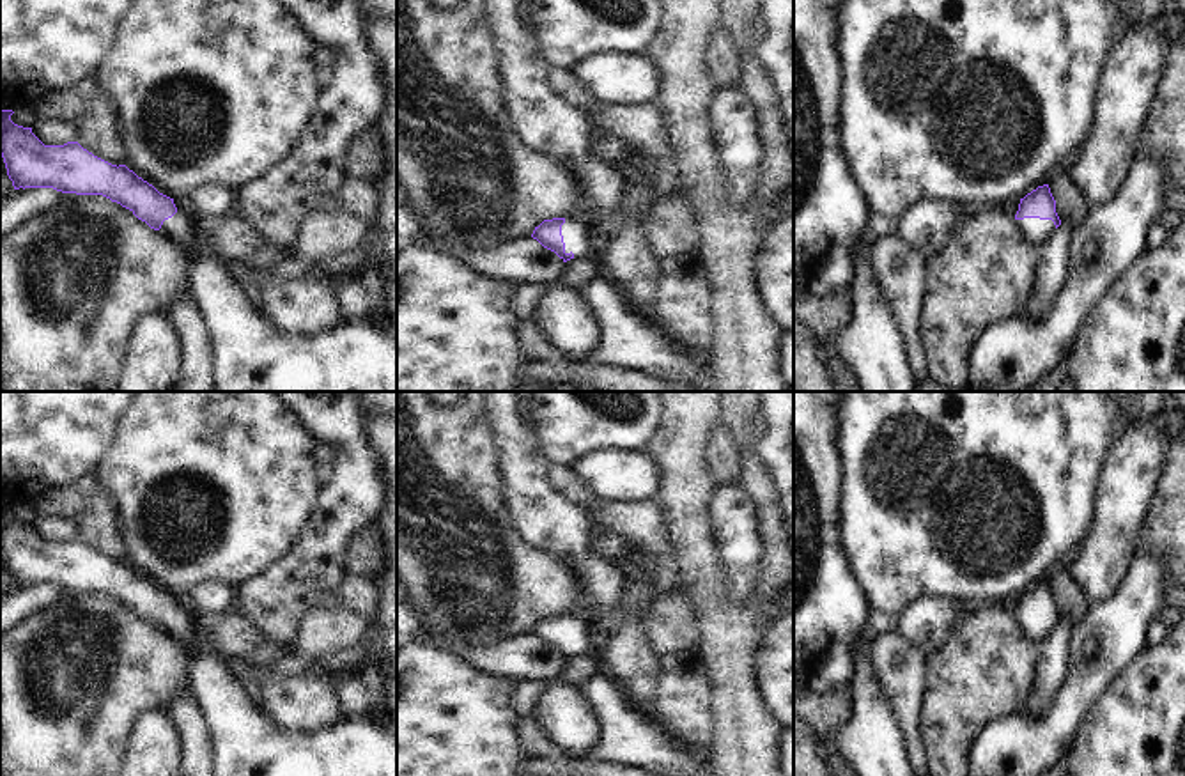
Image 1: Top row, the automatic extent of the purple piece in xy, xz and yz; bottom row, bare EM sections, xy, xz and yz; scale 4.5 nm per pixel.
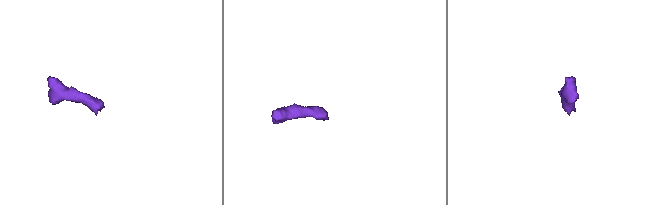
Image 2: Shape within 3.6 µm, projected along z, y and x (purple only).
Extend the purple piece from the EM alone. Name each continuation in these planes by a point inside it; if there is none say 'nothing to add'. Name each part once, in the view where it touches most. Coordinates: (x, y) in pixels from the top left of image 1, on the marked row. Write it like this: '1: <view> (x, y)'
1: xz (574, 234)

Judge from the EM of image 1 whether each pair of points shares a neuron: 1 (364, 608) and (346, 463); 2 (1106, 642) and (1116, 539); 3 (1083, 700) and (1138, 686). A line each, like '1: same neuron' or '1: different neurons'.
1: different neurons
2: different neurons
3: different neurons

